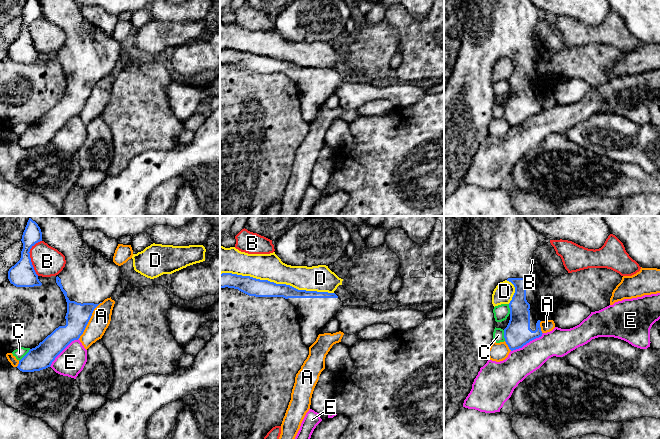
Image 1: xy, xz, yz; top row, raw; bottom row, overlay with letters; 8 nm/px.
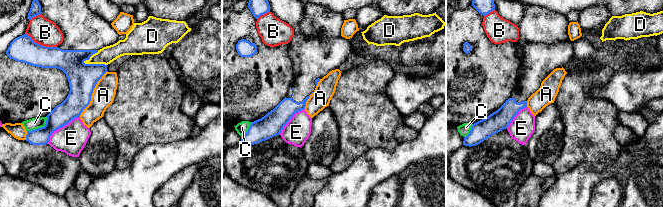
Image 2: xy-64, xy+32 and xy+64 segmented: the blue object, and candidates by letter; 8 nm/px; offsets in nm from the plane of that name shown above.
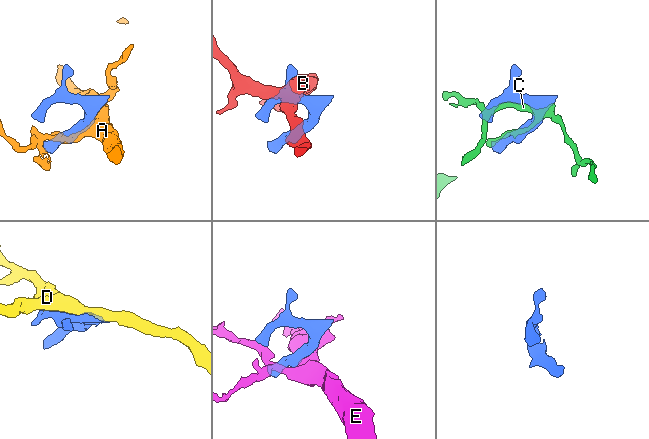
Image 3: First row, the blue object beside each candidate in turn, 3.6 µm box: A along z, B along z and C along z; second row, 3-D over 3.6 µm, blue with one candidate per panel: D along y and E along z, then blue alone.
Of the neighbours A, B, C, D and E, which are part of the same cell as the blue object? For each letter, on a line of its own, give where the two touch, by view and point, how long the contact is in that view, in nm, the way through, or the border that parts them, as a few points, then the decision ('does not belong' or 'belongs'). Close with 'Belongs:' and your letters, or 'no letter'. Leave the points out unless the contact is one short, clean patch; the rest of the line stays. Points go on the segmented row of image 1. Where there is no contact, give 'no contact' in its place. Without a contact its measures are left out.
A: meets blue in xy at (89, 319); contact 360 nm long; does not belong
B: meets blue in xy at (29, 257); contact 280 nm long; does not belong
C: meets blue in xy at (25, 355); contact 140 nm long; does not belong
D: meets blue in xz at (277, 284); contact 950 nm long; does not belong
E: meets blue in yz at (527, 342); contact 300 nm long; does not belong
Belongs: no letter

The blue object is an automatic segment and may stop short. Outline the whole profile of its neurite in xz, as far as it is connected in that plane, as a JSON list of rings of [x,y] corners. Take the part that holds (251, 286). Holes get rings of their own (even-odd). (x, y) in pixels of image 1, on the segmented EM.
[[[222,273],[220,274],[220,288],[225,287],[238,289],[249,296],[283,297],[287,299],[288,302],[296,308],[299,315],[302,341],[304,345],[308,347],[310,347],[316,341],[325,324],[330,319],[334,318],[339,309],[343,307],[343,302],[335,293],[298,290],[290,285],[276,284],[268,280],[260,280],[250,276]]]

